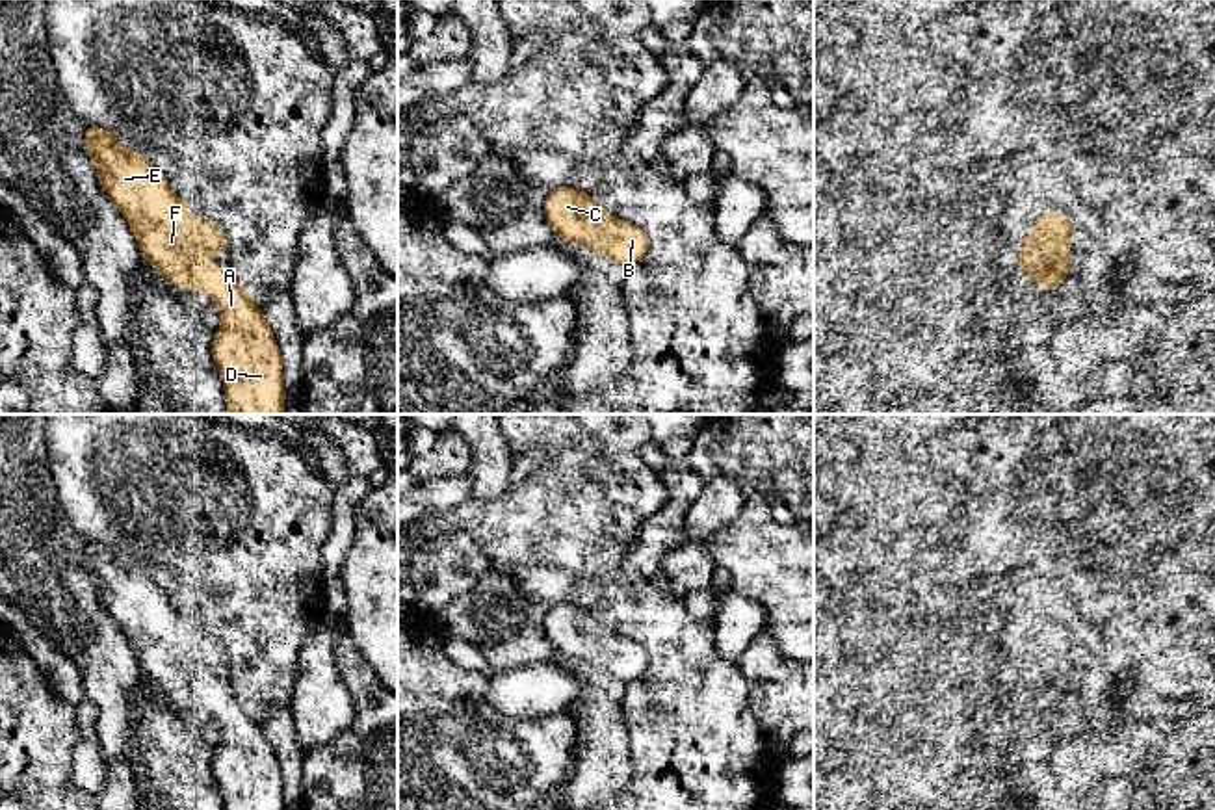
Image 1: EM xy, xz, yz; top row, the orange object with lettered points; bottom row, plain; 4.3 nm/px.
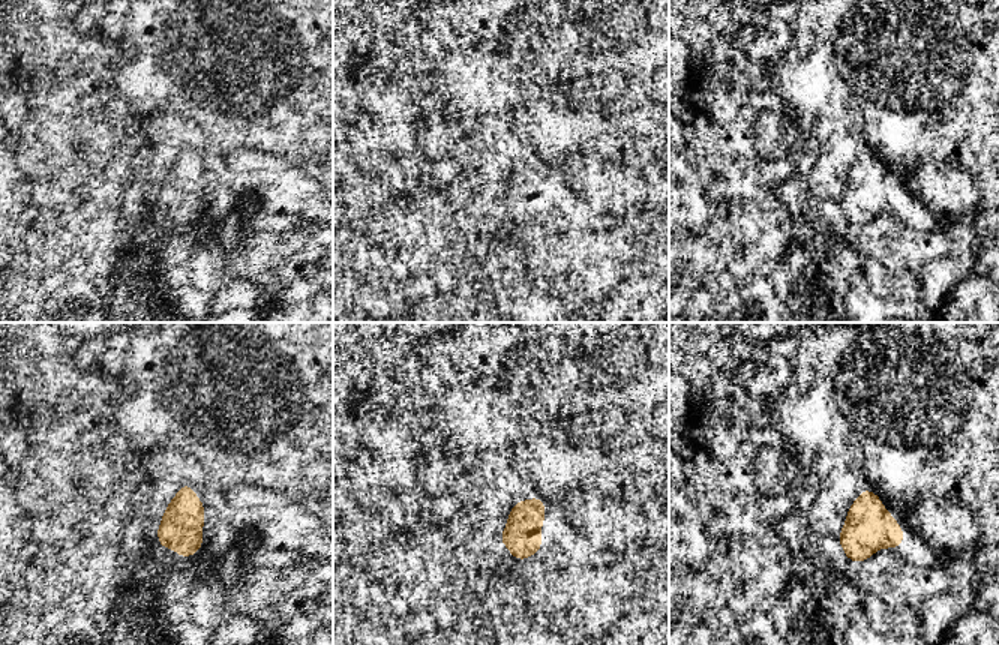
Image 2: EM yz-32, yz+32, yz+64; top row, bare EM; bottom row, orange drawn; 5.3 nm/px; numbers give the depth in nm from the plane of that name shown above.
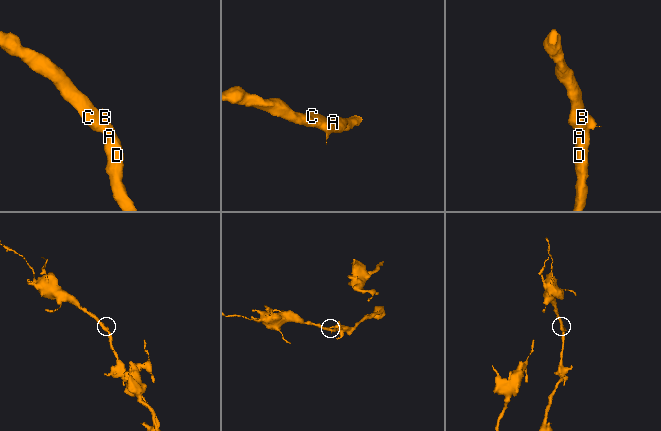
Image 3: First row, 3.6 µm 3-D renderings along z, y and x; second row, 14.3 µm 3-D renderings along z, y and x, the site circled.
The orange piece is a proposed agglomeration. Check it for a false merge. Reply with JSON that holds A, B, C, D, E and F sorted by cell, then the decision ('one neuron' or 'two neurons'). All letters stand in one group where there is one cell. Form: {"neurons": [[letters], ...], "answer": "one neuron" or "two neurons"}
{"neurons": [["A", "B", "C", "D", "E", "F"]], "answer": "one neuron"}

